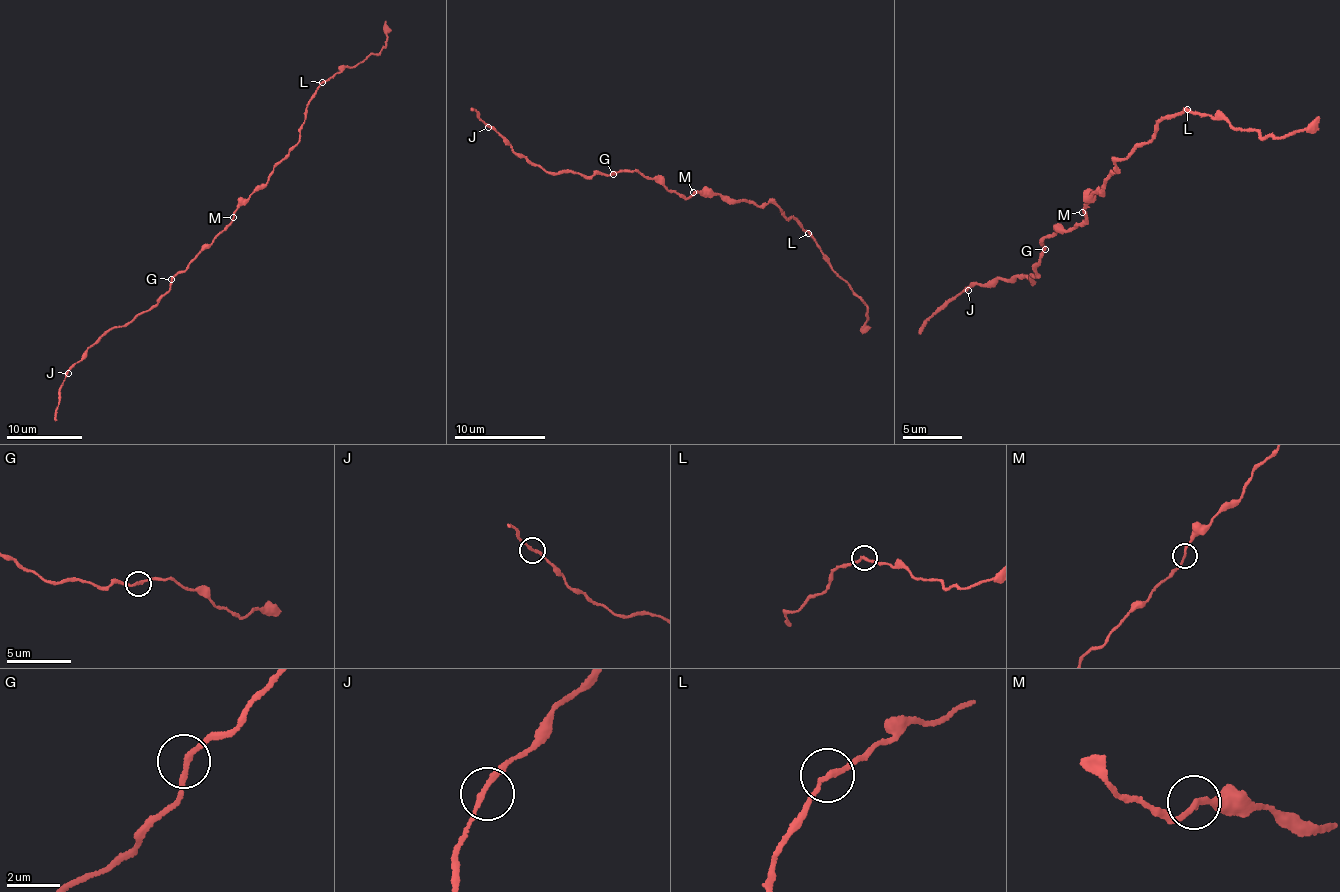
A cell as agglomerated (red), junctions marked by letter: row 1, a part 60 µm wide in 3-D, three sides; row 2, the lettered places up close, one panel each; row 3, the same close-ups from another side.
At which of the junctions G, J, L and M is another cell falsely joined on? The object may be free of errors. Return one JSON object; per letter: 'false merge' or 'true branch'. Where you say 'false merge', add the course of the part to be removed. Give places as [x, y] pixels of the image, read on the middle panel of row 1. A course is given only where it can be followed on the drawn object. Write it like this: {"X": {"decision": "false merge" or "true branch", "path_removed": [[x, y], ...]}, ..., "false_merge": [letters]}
{"G": {"decision": "true branch"}, "J": {"decision": "true branch"}, "L": {"decision": "false merge", "path_removed": [[809, 232], [828, 265], [849, 283], [868, 308], [865, 328]]}, "M": {"decision": "true branch"}, "false_merge": ["L"]}

